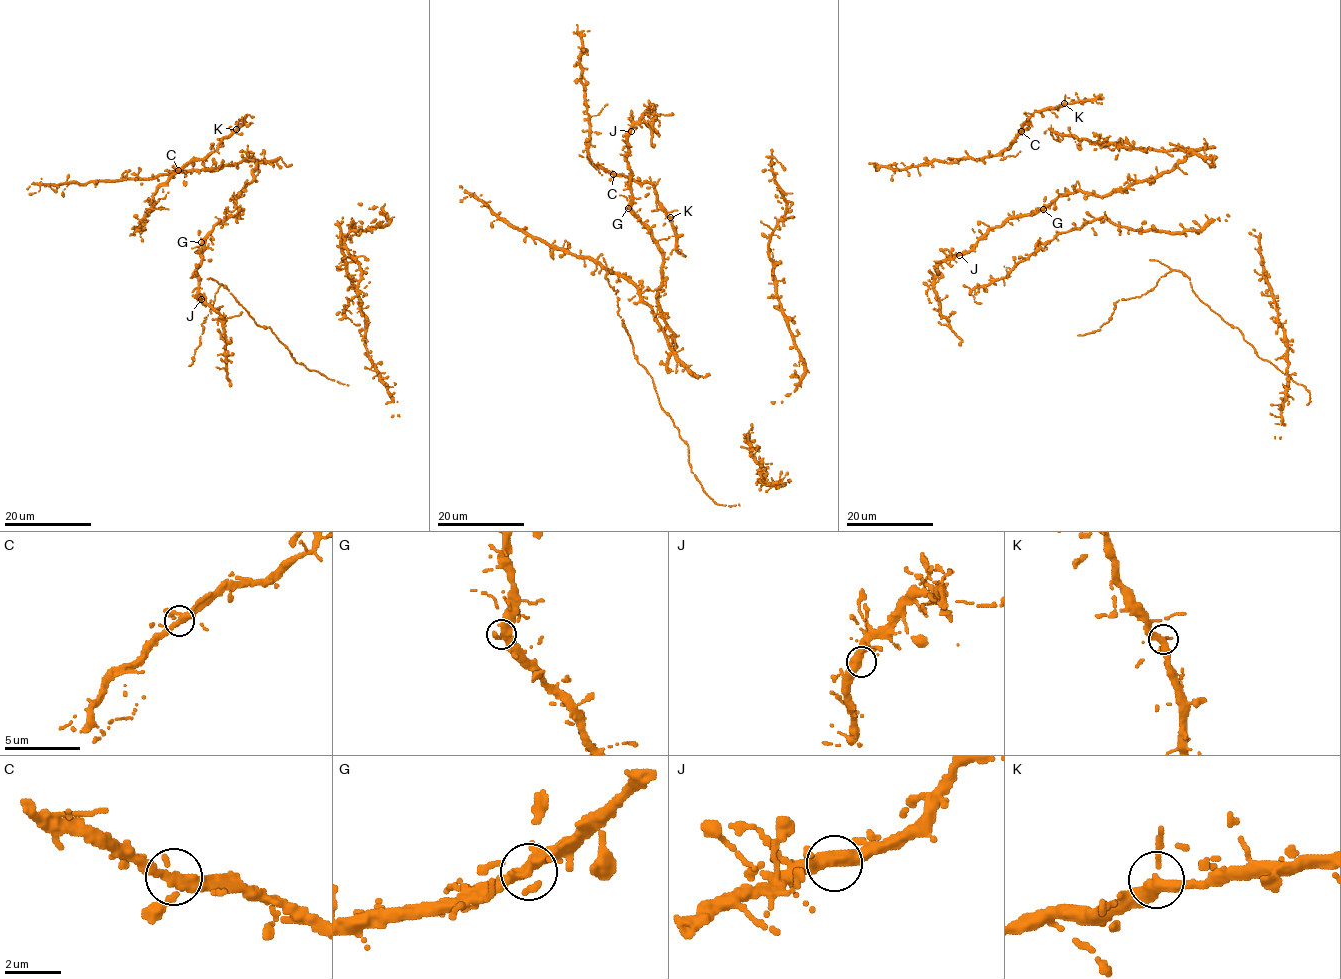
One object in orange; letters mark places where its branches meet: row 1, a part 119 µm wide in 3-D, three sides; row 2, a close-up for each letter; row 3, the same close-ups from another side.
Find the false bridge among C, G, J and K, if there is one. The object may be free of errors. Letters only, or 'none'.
none

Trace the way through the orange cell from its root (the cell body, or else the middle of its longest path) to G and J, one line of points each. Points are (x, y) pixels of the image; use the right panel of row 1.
G: (1125, 192), (1113, 190), (1102, 196), (1077, 191), (1060, 194), (1043, 209)
J: (1125, 192), (1060, 194), (1042, 209), (991, 227), (959, 255)

